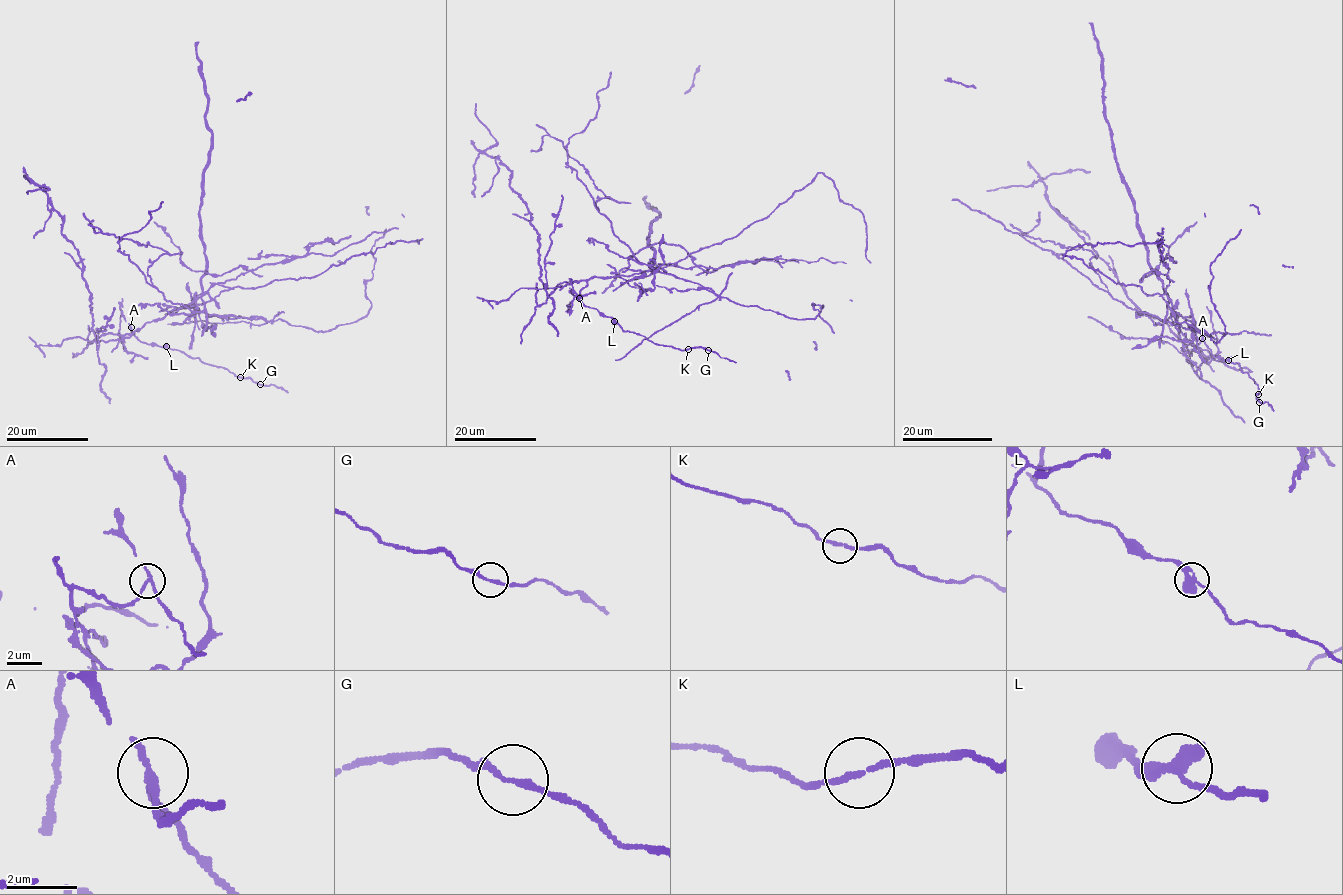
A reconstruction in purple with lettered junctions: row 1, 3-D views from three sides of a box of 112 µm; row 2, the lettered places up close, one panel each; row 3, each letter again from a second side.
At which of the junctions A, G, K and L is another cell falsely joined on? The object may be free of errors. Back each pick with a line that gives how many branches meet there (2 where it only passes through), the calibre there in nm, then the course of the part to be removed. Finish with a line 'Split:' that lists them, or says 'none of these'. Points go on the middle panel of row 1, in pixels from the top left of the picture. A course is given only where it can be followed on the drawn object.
A: branches 2; calibre 190 nm
Split: A

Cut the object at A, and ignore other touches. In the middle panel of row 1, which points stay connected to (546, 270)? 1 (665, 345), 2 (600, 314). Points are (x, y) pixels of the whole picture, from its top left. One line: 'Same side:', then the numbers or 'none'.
Same side: none

